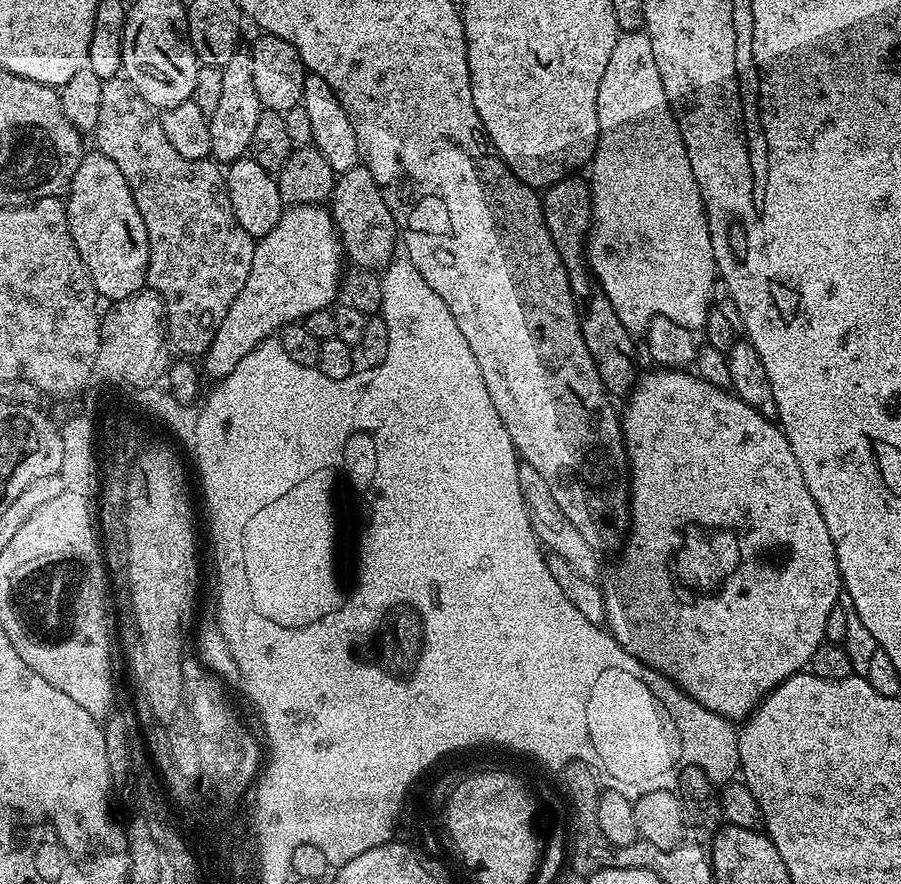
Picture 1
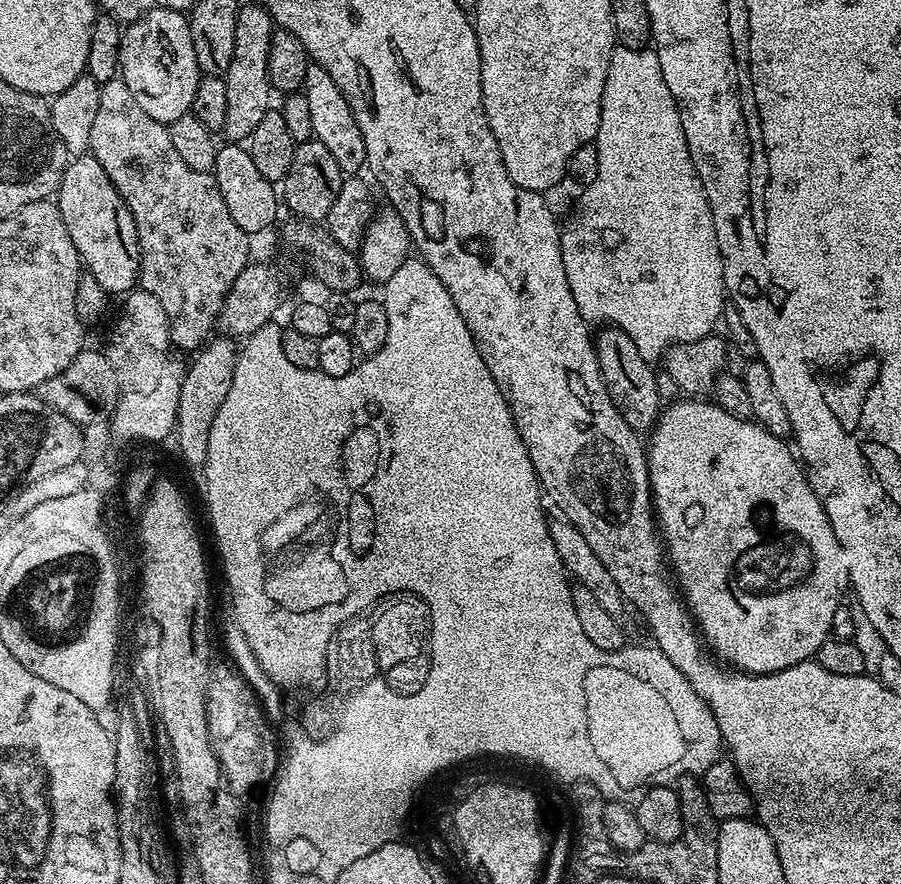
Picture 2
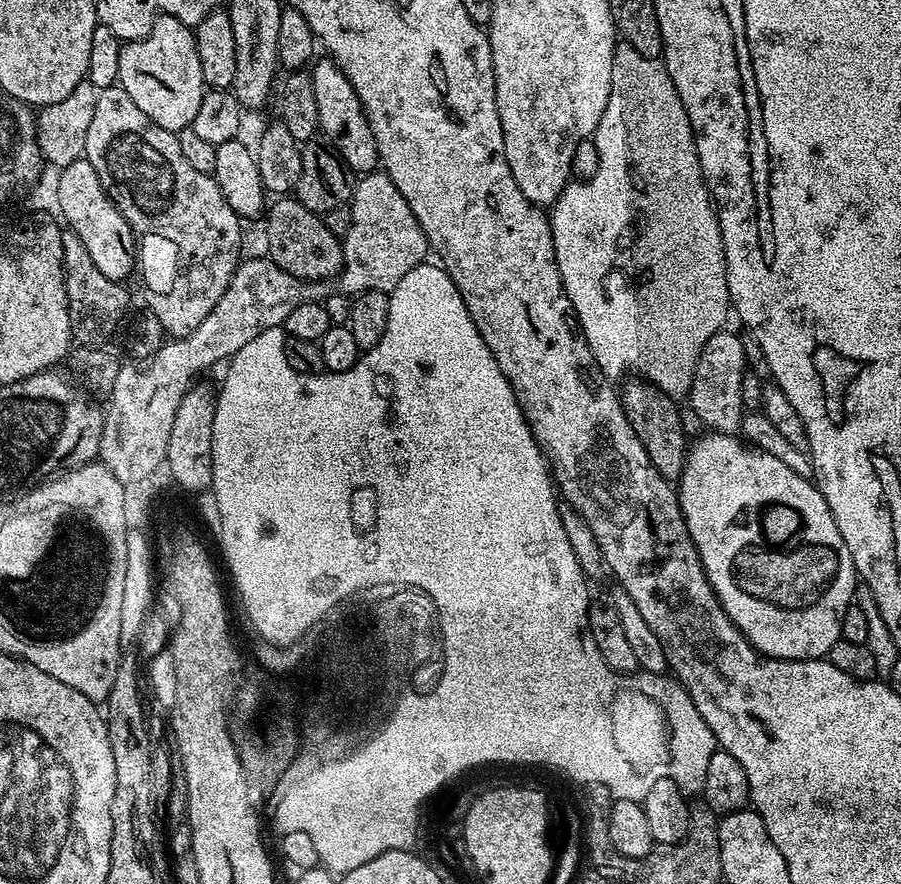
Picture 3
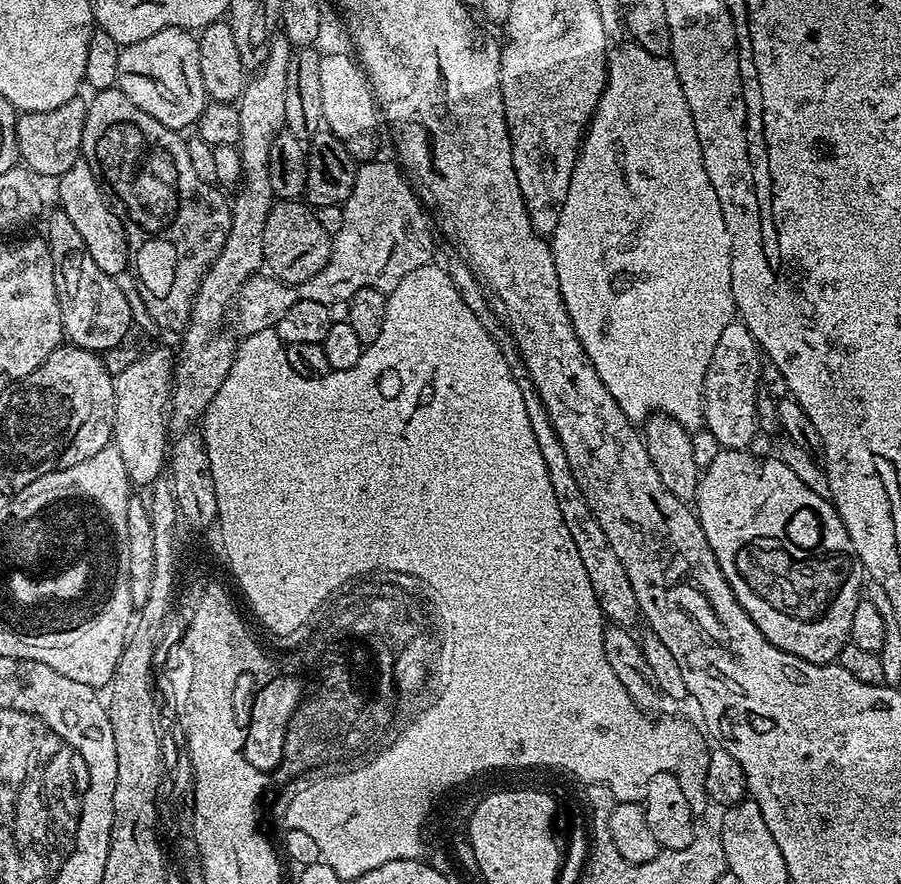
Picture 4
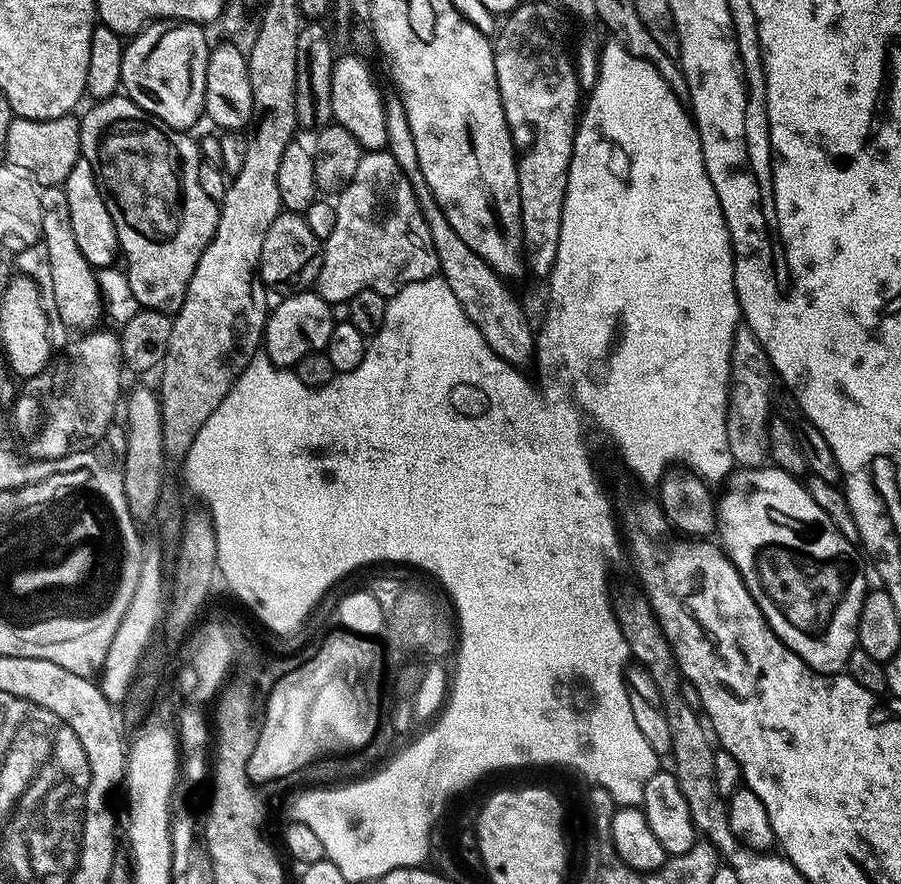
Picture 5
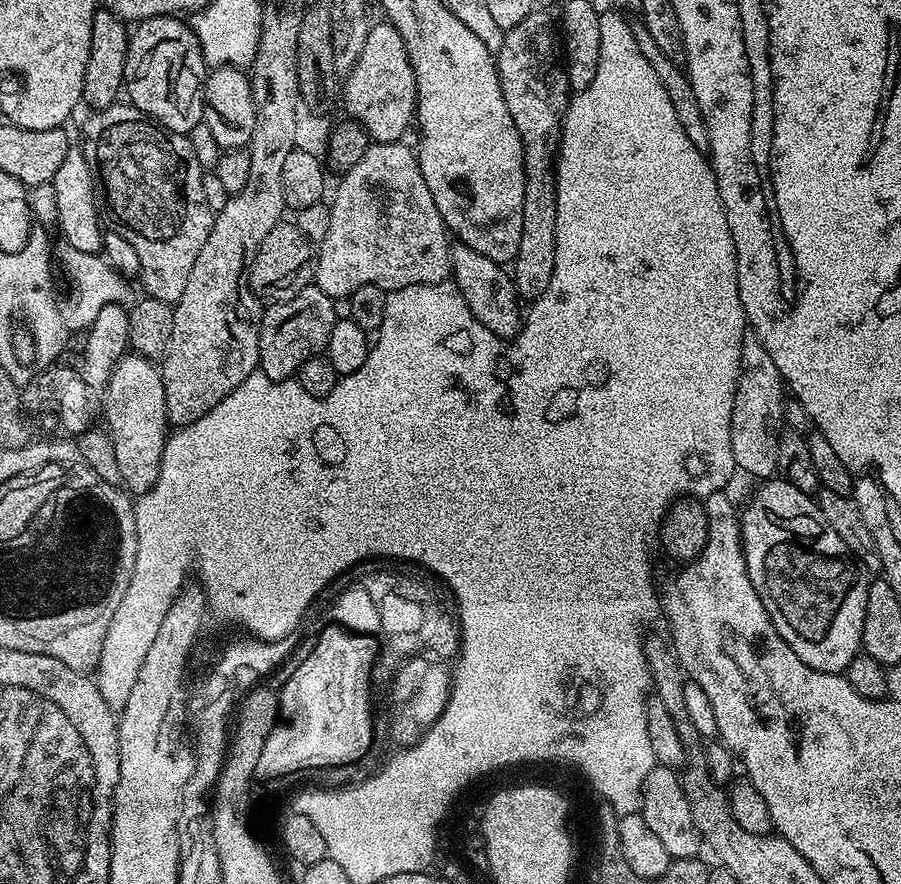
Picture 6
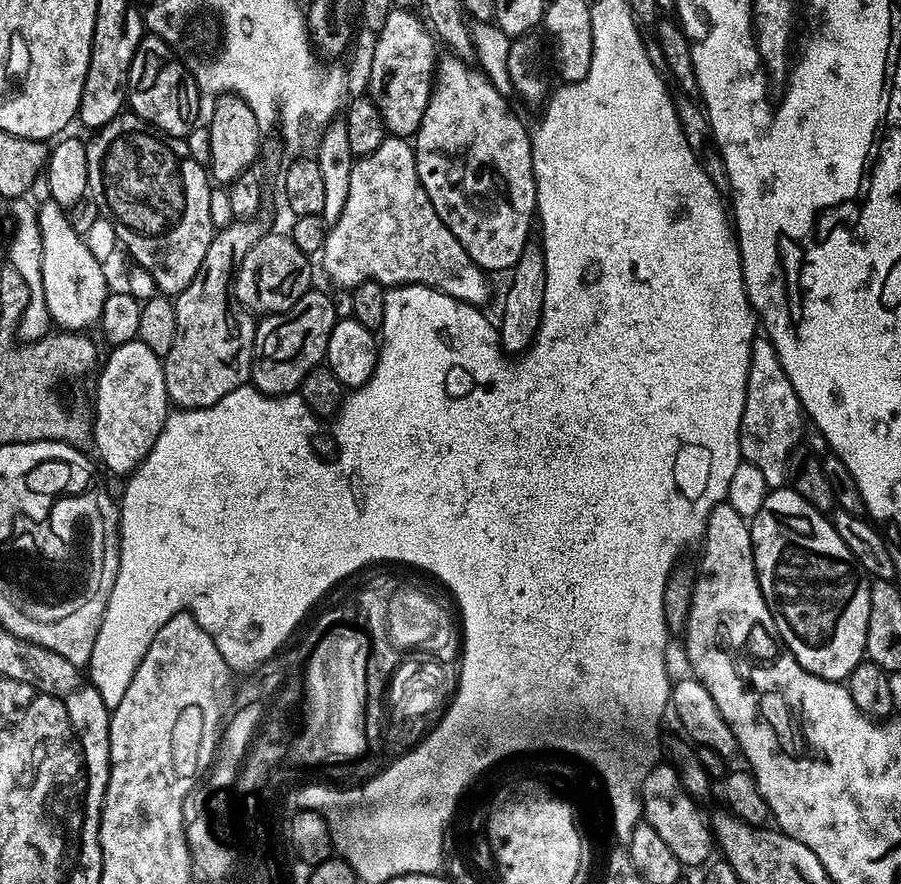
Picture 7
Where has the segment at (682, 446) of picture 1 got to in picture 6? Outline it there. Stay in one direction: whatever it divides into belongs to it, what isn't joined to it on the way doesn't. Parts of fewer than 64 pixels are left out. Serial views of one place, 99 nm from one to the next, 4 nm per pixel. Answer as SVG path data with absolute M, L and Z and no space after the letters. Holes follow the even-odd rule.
M772 478L761 484L764 485L753 494L752 501L745 508L743 505L742 515L740 516L740 540L744 543L746 570L750 574L750 582L754 582L754 590L758 590L758 598L762 598L762 606L766 606L766 614L774 622L778 634L790 646L790 650L794 650L794 654L798 654L798 658L802 658L802 662L806 662L806 666L810 666L819 672L843 673L847 669L848 663L856 657L857 652L861 651L862 648L862 622L866 618L866 594L870 583L869 573L865 571L860 561L852 555L852 551L846 546L846 542L842 542L842 538L838 538L838 534L831 528L830 522L826 522L822 510L809 493L798 490L783 478Z

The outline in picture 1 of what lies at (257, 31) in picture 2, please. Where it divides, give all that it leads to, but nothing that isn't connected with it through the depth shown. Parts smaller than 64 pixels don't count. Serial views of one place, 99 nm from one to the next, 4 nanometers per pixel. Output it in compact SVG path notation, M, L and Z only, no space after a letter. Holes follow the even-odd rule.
M237 50L234 58L220 69L222 74L222 95L214 114L209 116L211 159L221 165L229 166L235 160L248 156L250 138L254 135L254 126L262 111L258 102L258 93L254 90L254 74L251 73L252 53L248 50Z

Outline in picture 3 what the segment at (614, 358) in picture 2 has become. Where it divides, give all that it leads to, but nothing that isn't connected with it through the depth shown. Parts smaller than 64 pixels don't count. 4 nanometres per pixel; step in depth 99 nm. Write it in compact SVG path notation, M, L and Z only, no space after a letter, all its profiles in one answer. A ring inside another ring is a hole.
M632 378L628 382L624 392L622 388L619 393L619 398L630 426L634 426L638 442L642 442L650 462L658 470L658 474L662 474L664 480L679 481L684 469L684 459L688 457L690 440L689 437L684 437L684 424L680 421L679 410L676 409L677 401L643 378Z

